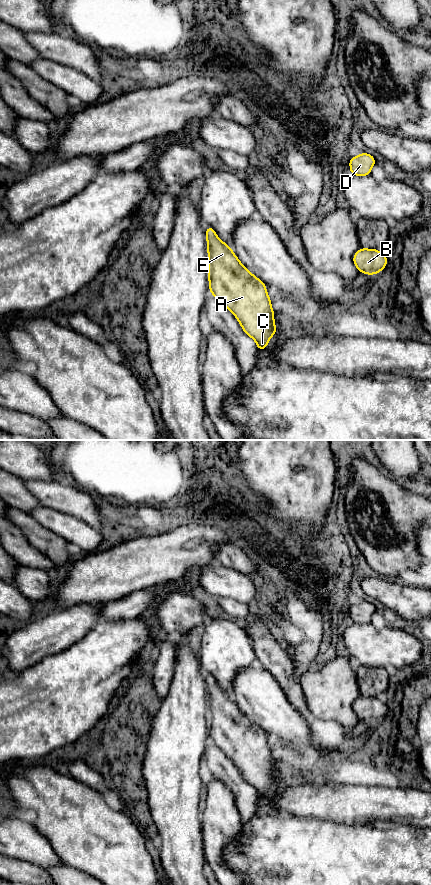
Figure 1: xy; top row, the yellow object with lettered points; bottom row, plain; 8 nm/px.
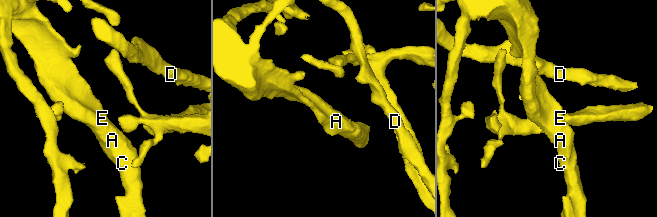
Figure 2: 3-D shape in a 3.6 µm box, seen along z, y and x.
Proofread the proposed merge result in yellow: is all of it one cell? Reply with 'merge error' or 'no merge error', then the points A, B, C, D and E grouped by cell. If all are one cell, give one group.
no merge error | A B C D E

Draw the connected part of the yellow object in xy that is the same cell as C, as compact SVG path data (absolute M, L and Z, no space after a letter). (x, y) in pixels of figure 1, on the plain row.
M210 673L205 679L208 698L209 739L241 772L243 779L256 789L258 798L267 796L269 787L276 783L274 759L271 746L267 743L266 733L256 726L237 706L232 697L217 685Z

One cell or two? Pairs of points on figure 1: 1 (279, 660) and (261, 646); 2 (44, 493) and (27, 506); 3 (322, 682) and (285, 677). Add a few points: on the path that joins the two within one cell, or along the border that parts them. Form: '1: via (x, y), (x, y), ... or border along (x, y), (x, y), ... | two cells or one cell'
1: via (275, 659), (265, 649) | one cell
2: border along (23, 481), (26, 488), (41, 504) | two cells
3: border along (298, 682), (304, 701), (307, 704) | two cells

